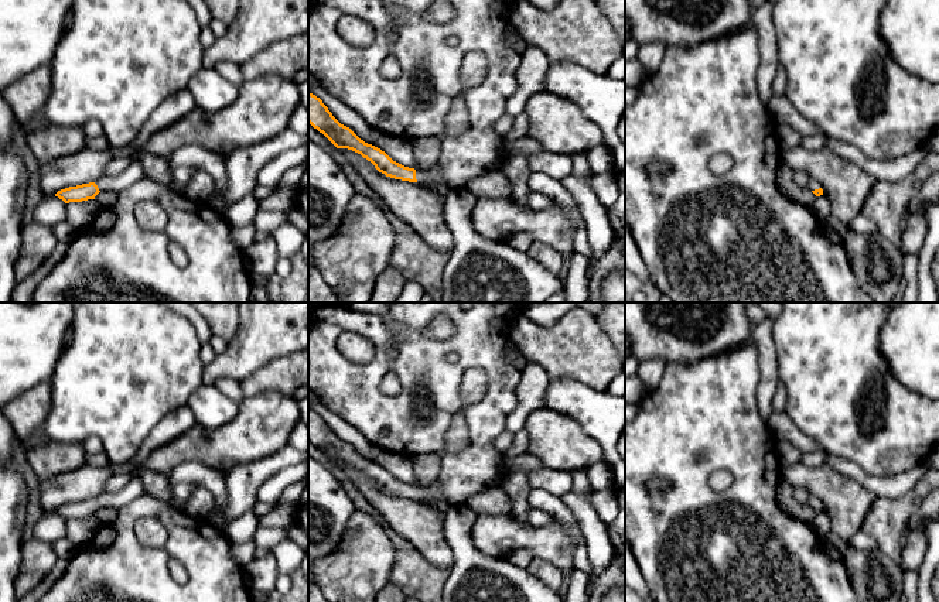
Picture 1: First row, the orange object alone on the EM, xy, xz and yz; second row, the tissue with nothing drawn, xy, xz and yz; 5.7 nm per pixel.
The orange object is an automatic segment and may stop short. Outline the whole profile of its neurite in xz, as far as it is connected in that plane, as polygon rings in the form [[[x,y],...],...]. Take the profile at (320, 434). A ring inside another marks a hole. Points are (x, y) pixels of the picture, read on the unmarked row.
[[[308,408],[308,439],[322,449],[337,465],[348,465],[371,478],[386,493],[409,499],[437,499],[447,502],[440,482],[414,486],[393,478],[380,465],[361,456],[349,444],[341,441],[320,414]]]

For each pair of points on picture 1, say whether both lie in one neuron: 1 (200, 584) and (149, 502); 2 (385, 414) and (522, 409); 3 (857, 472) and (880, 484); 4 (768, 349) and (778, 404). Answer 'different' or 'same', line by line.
1: same
2: different
3: same
4: different

